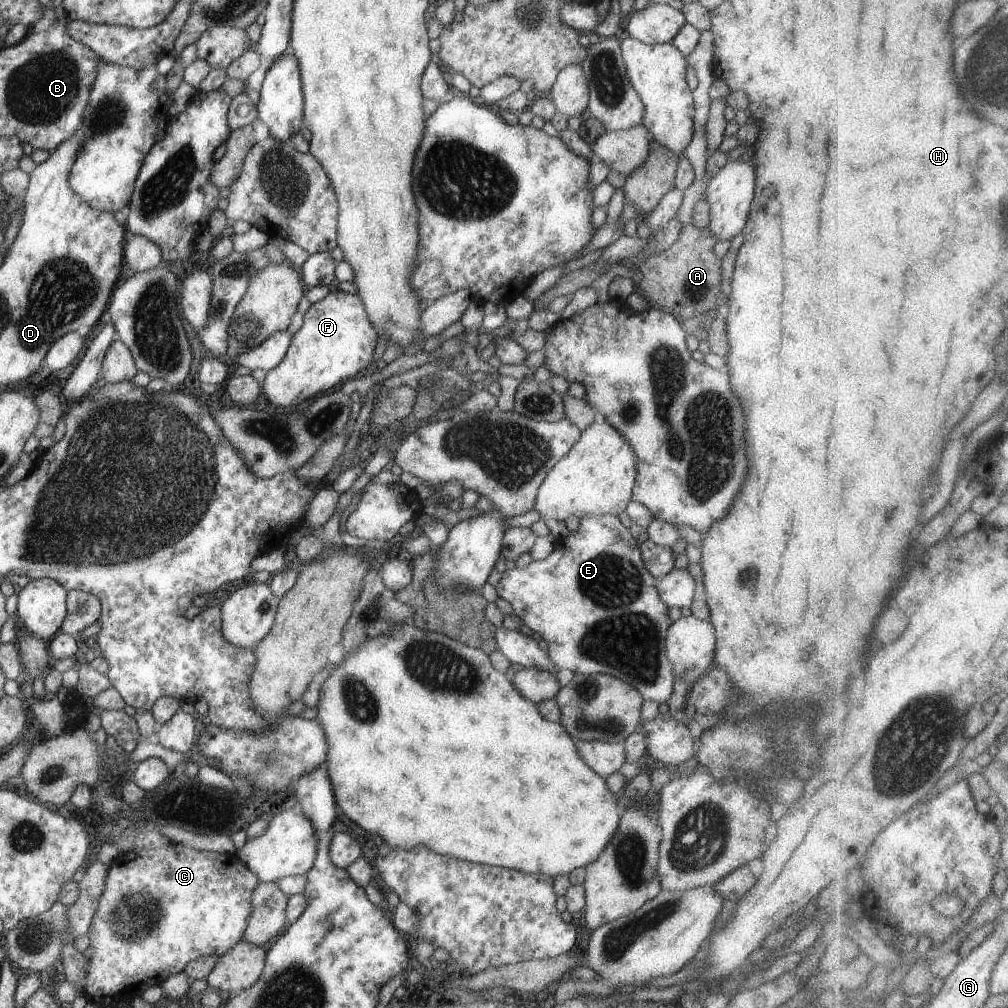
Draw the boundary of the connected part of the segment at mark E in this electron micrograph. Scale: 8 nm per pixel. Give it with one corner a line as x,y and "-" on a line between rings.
607,514
599,517
591,517
590,515
578,518
580,527
577,532
570,533
562,540
562,545
555,549
544,560
532,561
526,568
517,568
516,566
508,566
501,575
501,580
496,586
497,595
510,602
514,616
518,616
522,620
522,624
530,627
534,634
540,634
548,643
549,659
559,669
566,668
574,673
583,675
603,674
611,677
619,678
624,682
633,686
642,696
648,700
656,700
660,704
667,701
672,694
672,688
676,682
673,674
672,665
667,659
667,648
665,640
667,638
667,630
674,622
668,615
668,606
659,597
656,581
657,579
650,574
650,571
644,564
640,543
634,538
631,533
631,527
627,527
620,519
619,515

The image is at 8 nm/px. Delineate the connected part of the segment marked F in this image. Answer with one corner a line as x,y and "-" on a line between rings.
332,288
326,298
311,304
303,318
304,323
291,338
286,356
277,367
267,372
261,382
261,398
278,411
298,408
316,394
340,388
358,371
369,366
378,344
378,333
367,319
363,302
357,294

